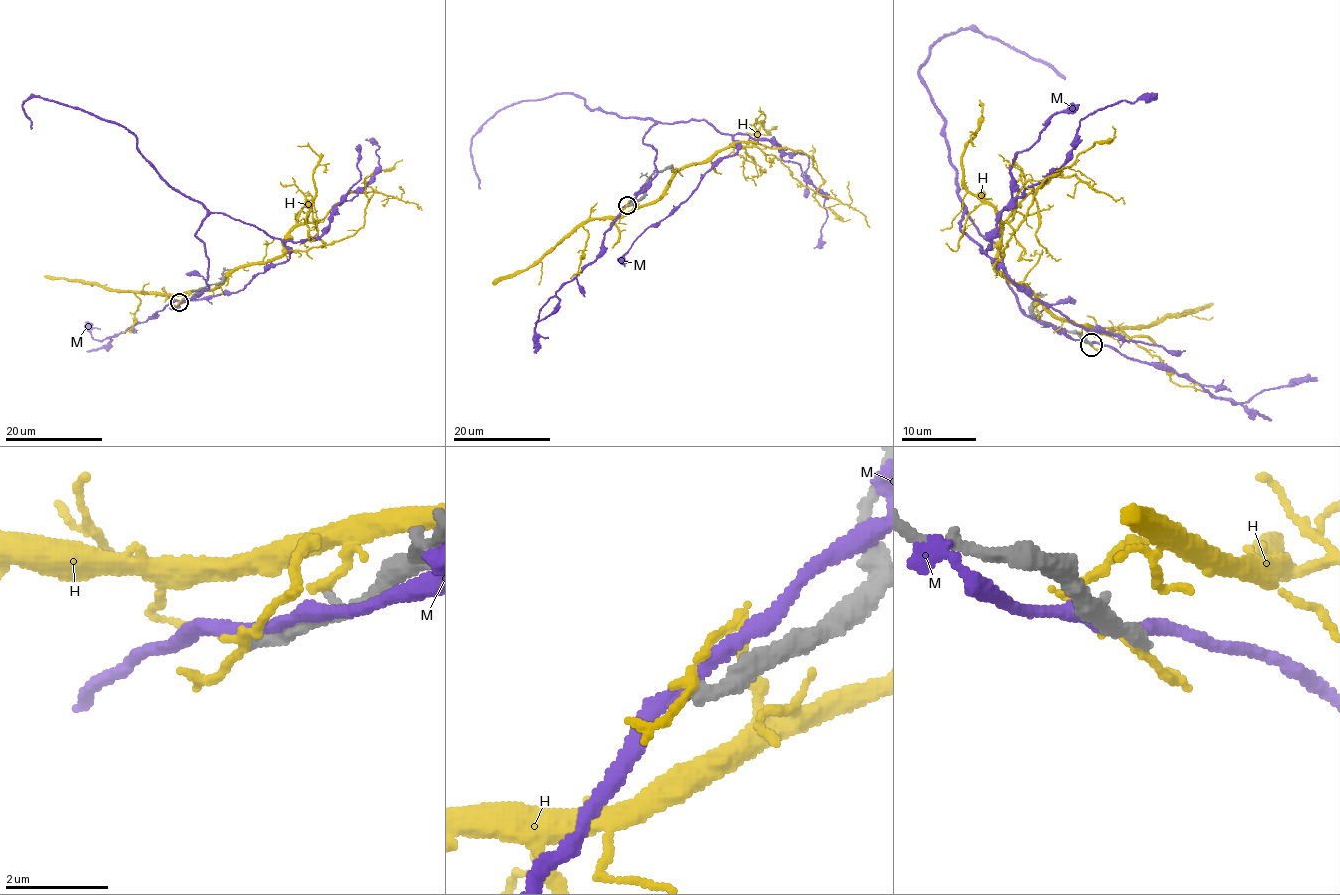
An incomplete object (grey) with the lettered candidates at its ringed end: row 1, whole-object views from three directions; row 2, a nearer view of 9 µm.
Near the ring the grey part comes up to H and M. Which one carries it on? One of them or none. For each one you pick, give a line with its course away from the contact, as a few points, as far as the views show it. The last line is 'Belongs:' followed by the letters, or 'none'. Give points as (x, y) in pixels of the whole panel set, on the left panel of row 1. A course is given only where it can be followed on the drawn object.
Belongs: none

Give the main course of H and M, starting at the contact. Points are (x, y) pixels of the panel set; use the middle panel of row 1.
H: (628, 204), (651, 204), (680, 169), (755, 141), (802, 150), (823, 178), (812, 195), (850, 219)
M: (628, 204), (657, 173), (654, 122), (573, 93), (483, 126), (480, 189)

